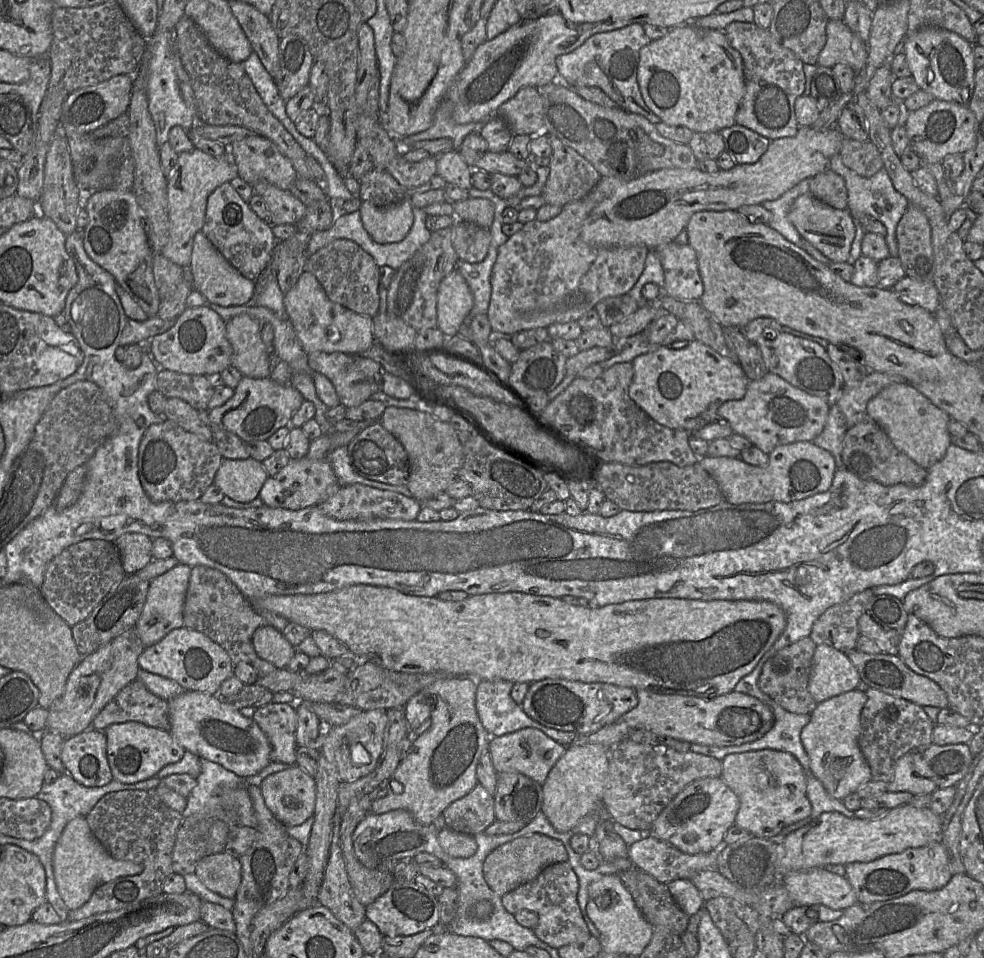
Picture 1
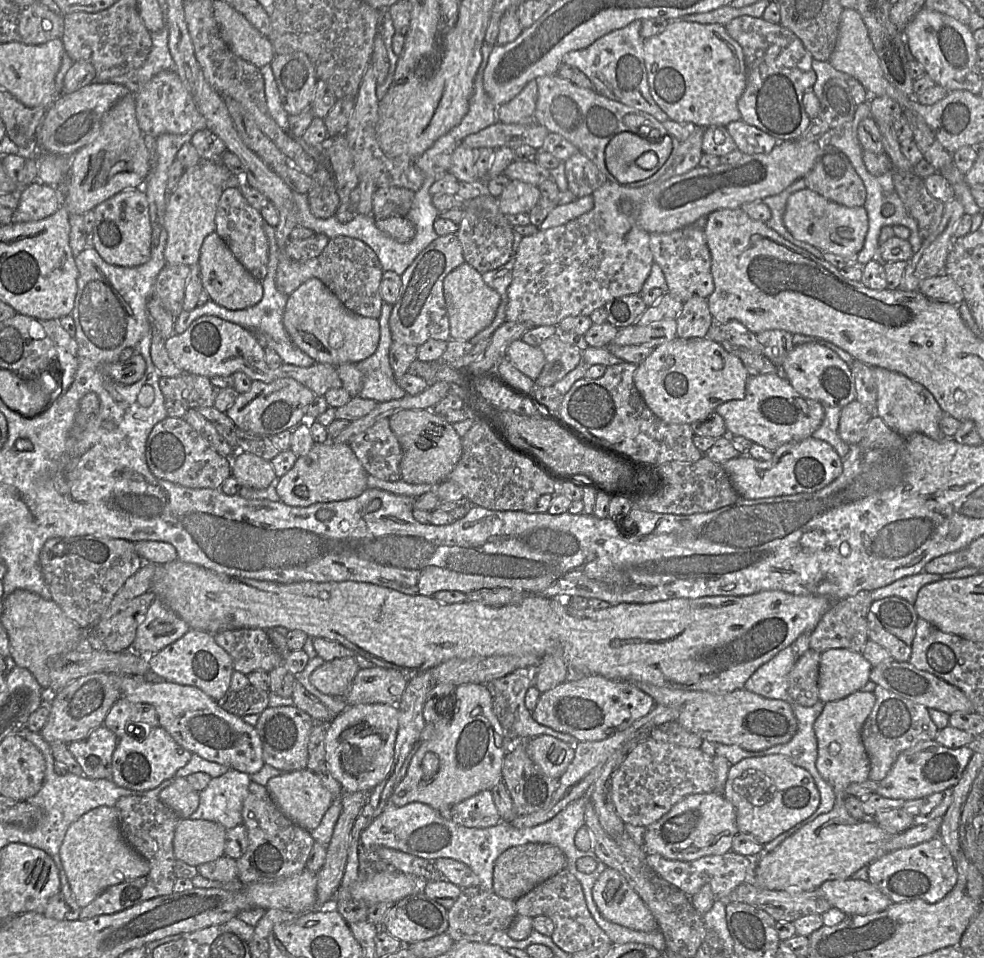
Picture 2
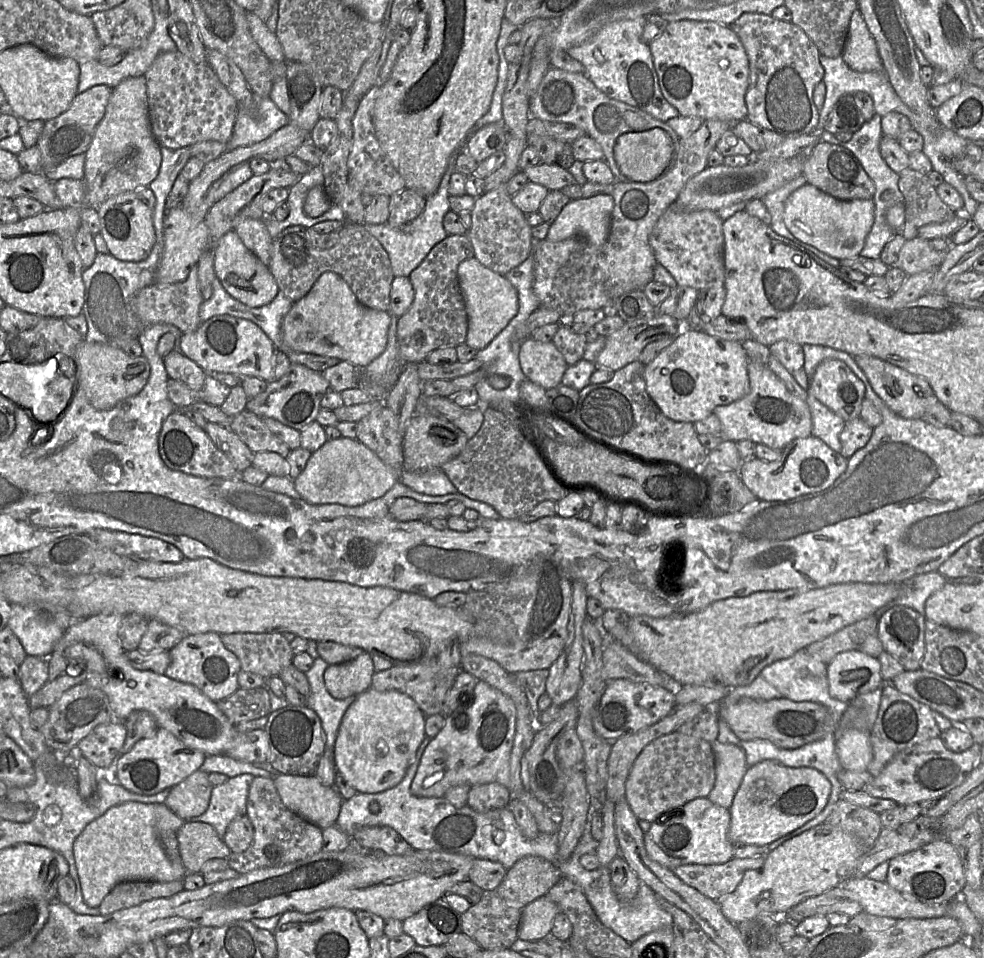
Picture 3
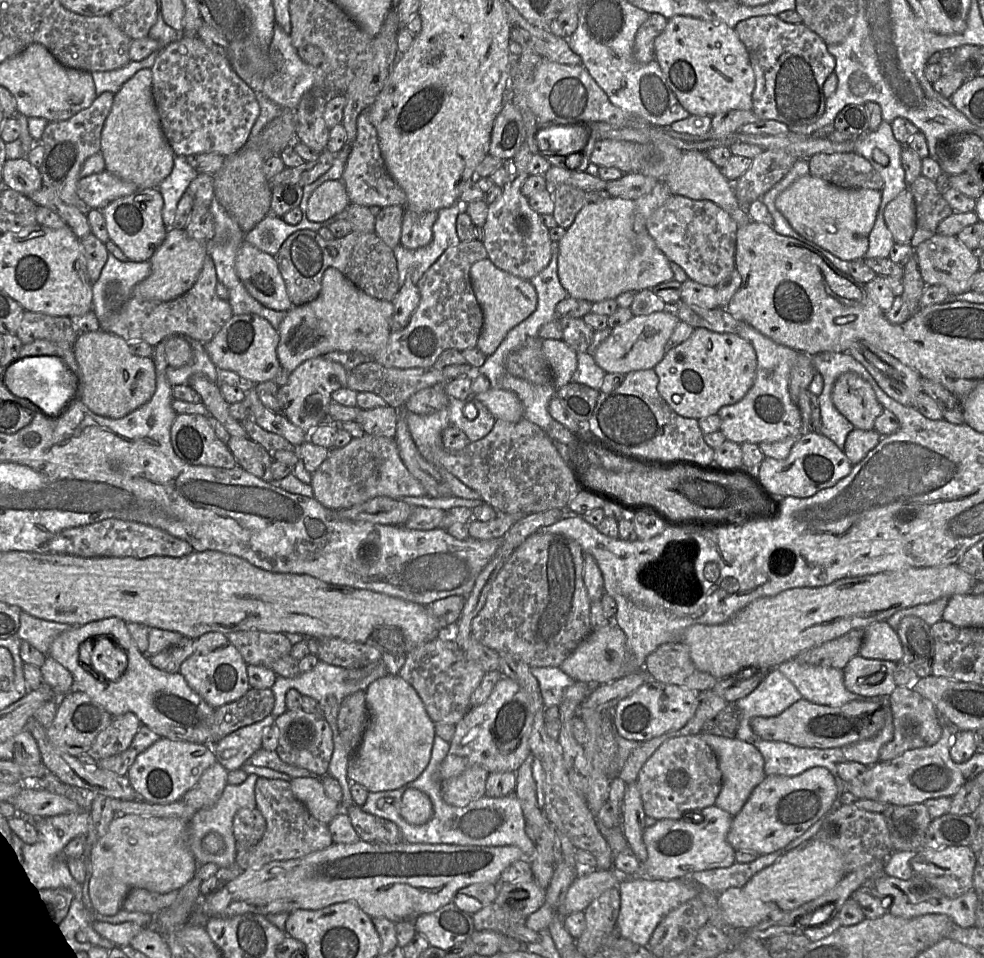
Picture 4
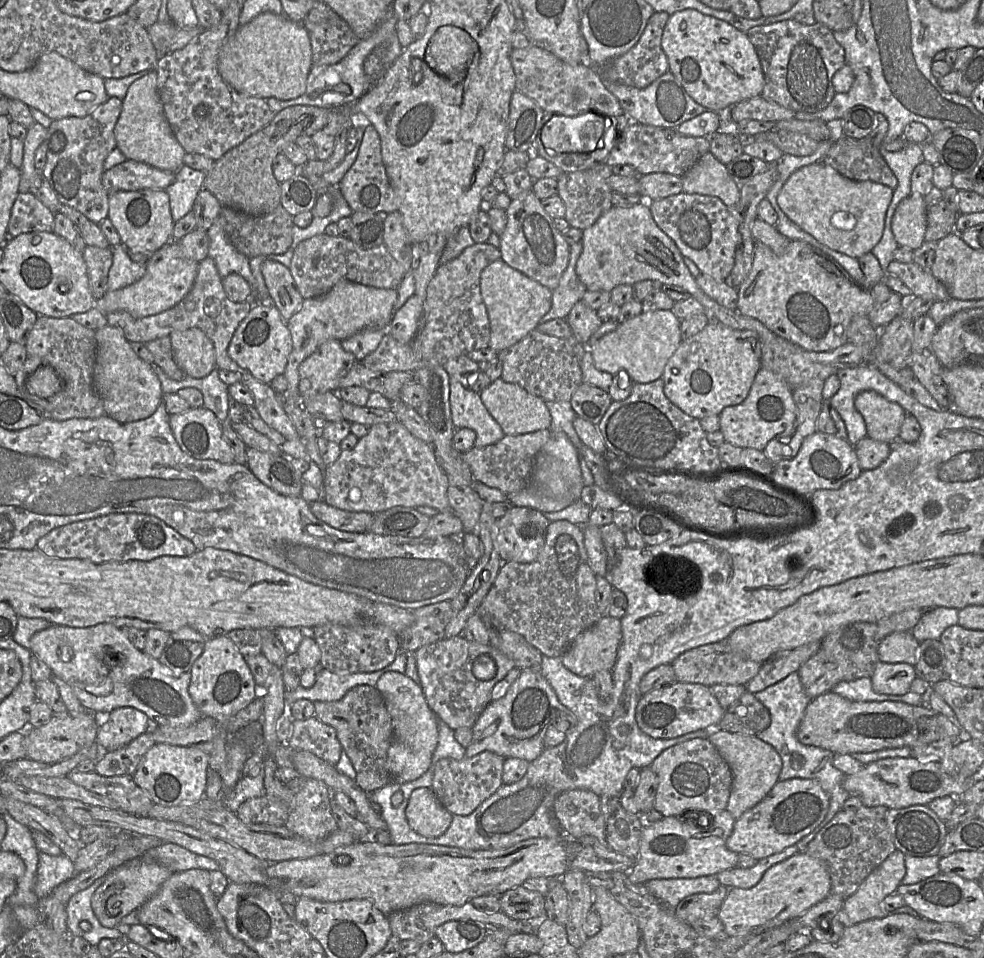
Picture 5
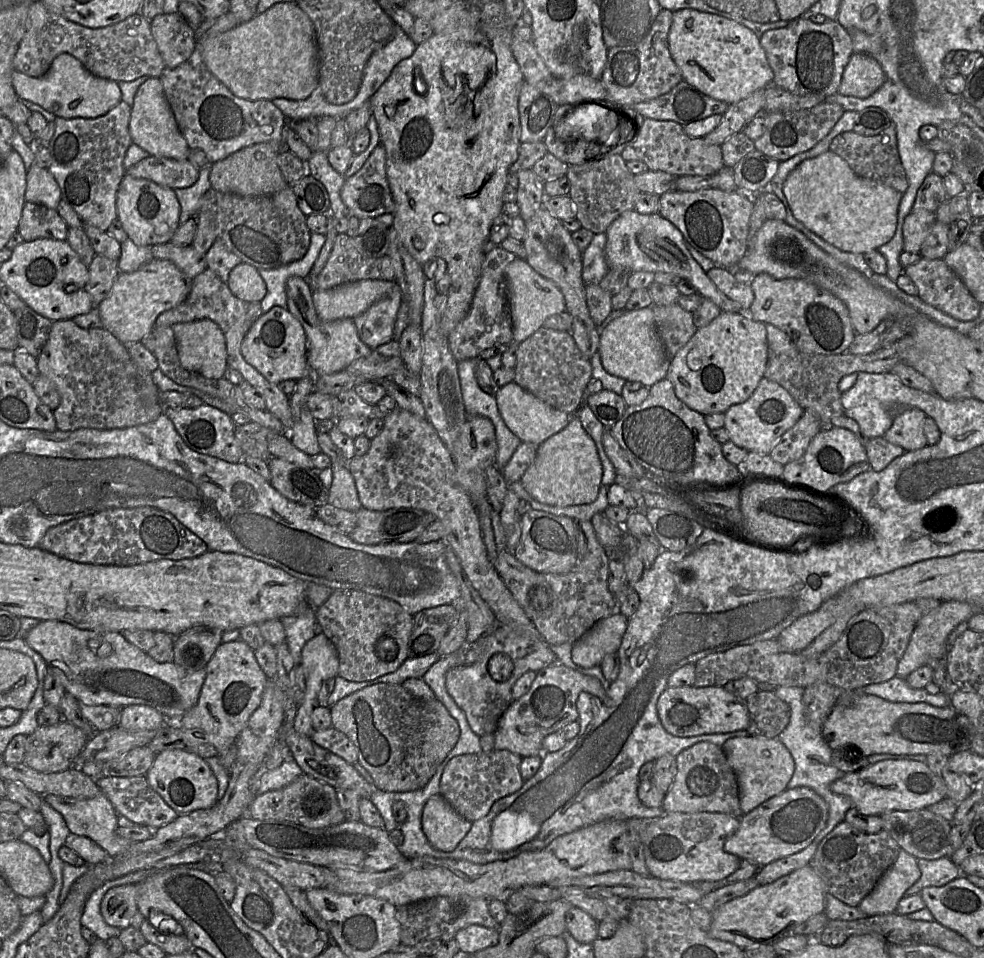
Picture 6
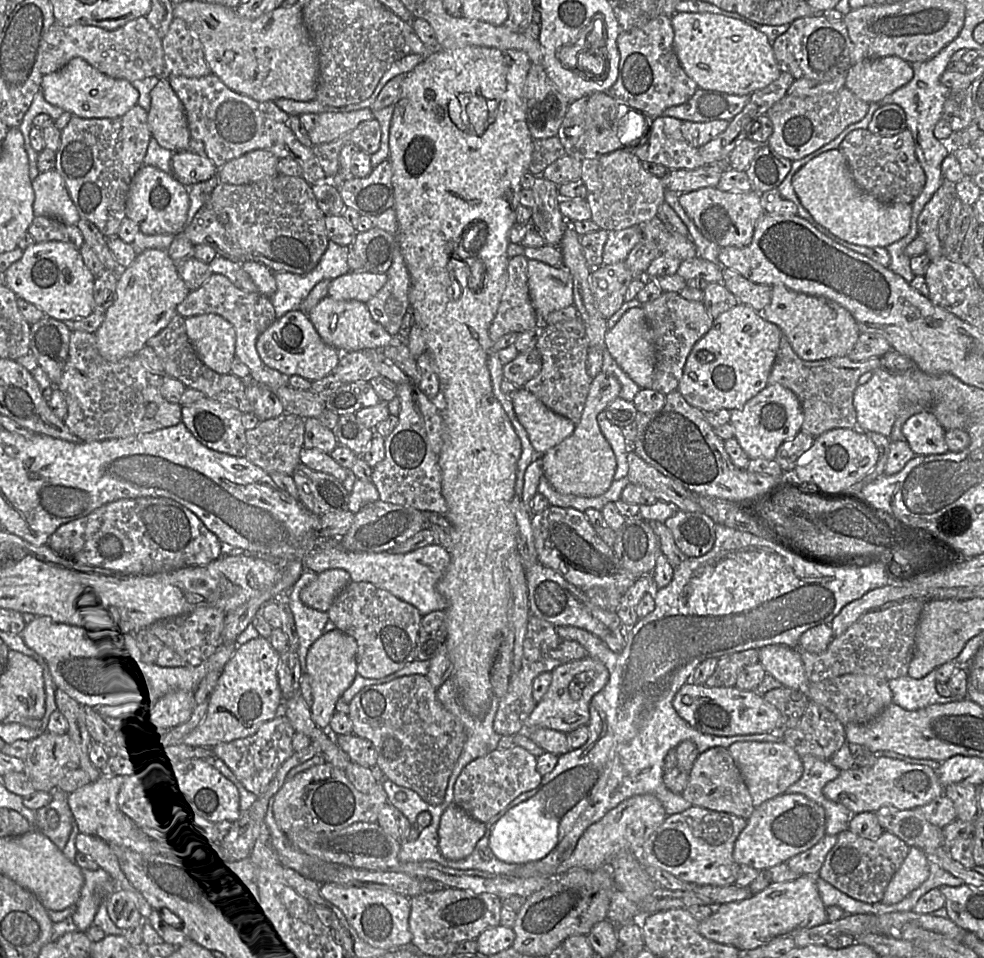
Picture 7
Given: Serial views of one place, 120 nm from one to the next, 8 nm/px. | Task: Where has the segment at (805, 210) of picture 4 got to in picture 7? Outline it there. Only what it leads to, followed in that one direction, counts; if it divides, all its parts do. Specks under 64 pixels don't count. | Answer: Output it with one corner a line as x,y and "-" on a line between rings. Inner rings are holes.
838,149
821,153
807,162
793,176
792,185
800,203
813,220
839,239
867,247
887,247
910,231
911,204
884,203
866,193
857,184
846,157

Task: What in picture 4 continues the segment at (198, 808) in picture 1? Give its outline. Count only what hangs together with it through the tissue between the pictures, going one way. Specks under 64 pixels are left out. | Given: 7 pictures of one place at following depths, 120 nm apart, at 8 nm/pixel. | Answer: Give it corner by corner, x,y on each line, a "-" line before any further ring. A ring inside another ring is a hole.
250,774
241,784
227,784
221,796
211,808
197,811
188,821
188,847
198,866
214,863
218,868
229,868
235,864
236,844
232,830
233,818
236,812
241,808
256,808
255,784
258,779
259,776
-
211,832
219,834
224,844
223,850
217,854
209,854
202,848
202,839

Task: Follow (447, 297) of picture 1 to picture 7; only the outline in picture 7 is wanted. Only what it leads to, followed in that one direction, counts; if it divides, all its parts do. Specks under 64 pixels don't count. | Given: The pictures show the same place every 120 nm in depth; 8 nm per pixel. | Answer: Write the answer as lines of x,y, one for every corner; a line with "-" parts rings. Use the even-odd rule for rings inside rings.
530,259
527,276
538,323
544,323
551,312
573,305
573,278
565,266
554,267

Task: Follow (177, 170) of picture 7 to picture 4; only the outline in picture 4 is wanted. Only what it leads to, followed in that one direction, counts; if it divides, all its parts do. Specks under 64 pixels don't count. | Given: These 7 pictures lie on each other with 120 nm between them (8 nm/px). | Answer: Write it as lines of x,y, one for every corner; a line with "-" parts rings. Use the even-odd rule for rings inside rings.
104,170
98,174
82,177
77,186
78,196
91,209
102,210
110,202
129,196
138,191
138,187

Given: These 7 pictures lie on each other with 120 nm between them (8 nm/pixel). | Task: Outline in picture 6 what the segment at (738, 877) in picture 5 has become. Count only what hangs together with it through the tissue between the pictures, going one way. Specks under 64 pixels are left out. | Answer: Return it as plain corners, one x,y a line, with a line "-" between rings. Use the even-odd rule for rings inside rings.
812,841
810,845
799,852
775,860
767,865
760,866
755,875
759,885
771,883
782,876
809,865
819,843
820,842

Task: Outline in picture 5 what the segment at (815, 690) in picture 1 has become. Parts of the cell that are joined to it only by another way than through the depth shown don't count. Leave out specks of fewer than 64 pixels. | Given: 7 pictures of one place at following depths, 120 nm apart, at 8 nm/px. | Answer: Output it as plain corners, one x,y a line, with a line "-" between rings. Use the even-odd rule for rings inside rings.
879,662
870,677
875,692
886,695
904,695
910,691
916,678
914,666
905,663

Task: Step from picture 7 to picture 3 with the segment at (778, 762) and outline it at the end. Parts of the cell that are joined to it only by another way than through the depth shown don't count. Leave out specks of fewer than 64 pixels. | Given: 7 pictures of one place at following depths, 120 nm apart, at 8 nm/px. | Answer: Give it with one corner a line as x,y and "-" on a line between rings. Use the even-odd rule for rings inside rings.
710,742
715,756
715,783
708,795
710,801
730,809
737,790
748,769
745,751
734,745

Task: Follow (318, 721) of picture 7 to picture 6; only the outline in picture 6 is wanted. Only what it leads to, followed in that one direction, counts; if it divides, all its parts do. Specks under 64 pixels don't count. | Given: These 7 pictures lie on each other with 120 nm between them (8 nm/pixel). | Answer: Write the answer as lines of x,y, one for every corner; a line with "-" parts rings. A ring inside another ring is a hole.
319,633
305,643
300,665
305,675
306,691
293,719
293,728
296,732
309,736
314,730
311,714
319,706
318,693
321,685
338,676
337,651
326,635

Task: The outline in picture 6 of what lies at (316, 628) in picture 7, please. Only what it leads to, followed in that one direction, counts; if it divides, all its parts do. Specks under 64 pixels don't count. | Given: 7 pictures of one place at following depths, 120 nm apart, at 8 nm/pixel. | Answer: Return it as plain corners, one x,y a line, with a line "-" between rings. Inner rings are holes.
308,606
301,613
285,616
280,620
285,631
285,641
288,644
294,663
299,665
303,646
316,635
316,611

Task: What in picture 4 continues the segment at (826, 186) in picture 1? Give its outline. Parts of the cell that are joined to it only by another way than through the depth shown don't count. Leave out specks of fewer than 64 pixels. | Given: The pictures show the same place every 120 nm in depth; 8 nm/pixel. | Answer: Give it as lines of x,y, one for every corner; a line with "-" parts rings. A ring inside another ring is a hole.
818,153
808,159
809,174
843,189
882,191
884,181
868,160
855,153

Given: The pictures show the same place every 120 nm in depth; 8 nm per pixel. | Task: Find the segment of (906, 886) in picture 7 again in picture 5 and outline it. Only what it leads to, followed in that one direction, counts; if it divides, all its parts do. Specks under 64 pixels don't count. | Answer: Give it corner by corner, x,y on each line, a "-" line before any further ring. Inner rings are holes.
896,849
866,877
855,893
844,900
842,909
837,913
837,917
844,919
845,927
870,919
886,917
890,913
882,909
882,902
886,896
896,892
898,886
902,884
905,874
905,854

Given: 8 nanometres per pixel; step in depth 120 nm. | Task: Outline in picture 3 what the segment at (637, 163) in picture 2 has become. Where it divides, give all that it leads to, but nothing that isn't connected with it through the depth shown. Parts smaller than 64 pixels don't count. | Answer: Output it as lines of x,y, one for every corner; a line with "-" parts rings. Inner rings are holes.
660,128
620,135
614,146
614,158
629,182
651,182
672,164
674,144

